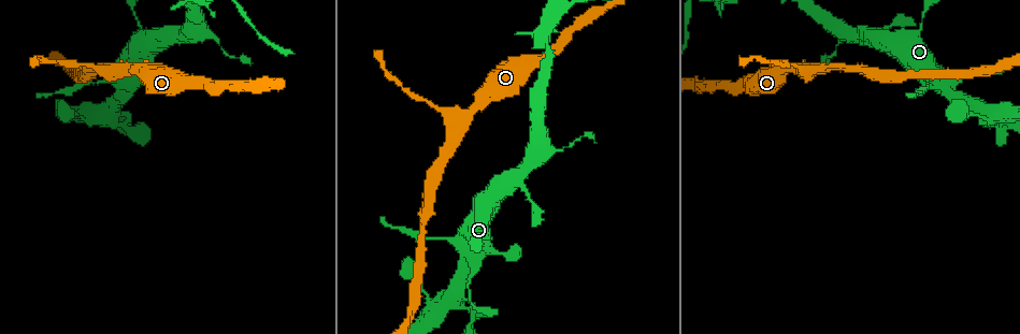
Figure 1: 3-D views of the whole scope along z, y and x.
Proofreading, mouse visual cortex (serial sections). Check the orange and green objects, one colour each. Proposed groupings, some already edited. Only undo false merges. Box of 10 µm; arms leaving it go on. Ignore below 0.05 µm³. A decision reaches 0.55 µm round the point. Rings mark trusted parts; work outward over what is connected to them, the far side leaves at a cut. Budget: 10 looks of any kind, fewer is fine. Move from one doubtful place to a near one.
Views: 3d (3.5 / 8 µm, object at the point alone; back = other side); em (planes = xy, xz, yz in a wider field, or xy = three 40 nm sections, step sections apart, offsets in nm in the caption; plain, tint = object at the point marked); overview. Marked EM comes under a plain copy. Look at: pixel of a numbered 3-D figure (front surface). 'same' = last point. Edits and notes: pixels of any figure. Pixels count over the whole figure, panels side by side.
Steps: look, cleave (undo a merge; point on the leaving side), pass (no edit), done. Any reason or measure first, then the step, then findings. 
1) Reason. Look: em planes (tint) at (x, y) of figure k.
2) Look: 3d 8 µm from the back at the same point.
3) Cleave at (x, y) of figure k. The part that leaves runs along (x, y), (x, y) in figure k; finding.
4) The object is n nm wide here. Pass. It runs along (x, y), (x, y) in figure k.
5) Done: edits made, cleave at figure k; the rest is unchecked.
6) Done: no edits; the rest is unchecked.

Look: 3d 3.5 µm at (436, 238) of figure 1.

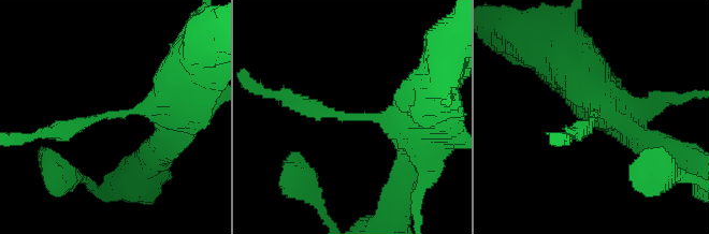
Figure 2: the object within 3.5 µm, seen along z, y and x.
Now the EM. Look: em xy step 3 (tint) at (354, 118) of figure 2.

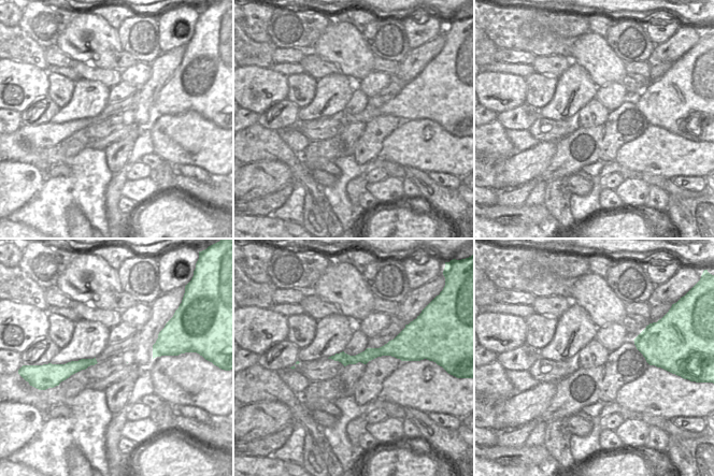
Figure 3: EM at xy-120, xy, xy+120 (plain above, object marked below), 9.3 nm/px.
Pass. It runs along (183, 90), (51, 133) in figure 2; one cell here.

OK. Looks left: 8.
Thin arm on a thick one. Look: 3d 8 µm at (114, 122) of figure 1.

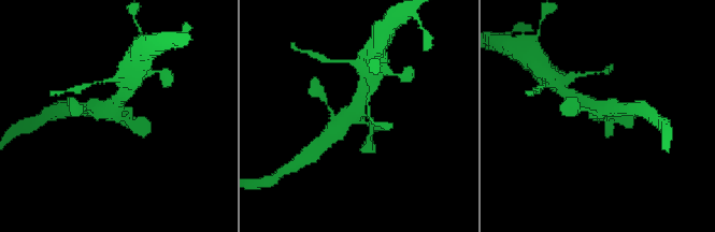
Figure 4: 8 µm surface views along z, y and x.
Now the EM. Look: em xy step 5 (tint) at the same point.

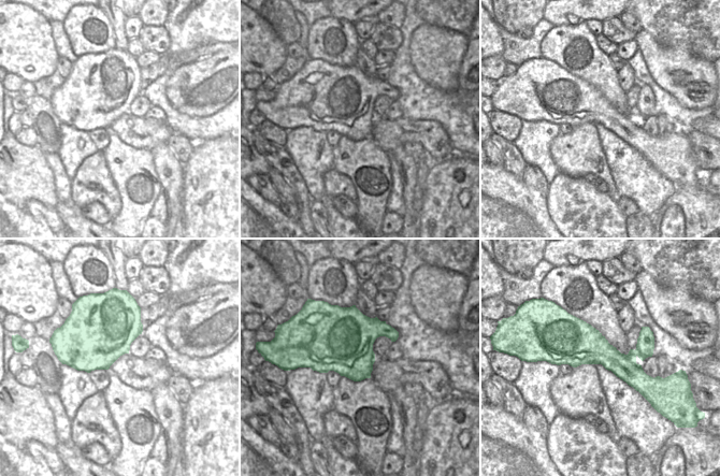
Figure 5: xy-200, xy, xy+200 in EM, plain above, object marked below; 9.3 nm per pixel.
Pass. Continuous, no second cell.

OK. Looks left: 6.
Abrupt turn. Look: 3d 3.5 µm at (505, 254) of figure 1.

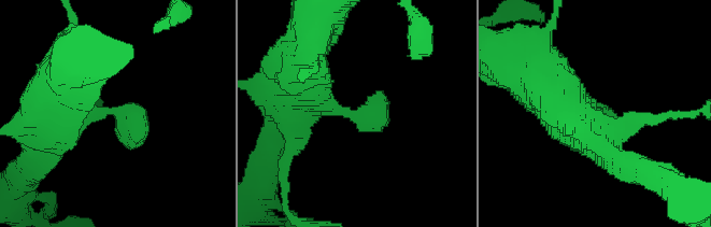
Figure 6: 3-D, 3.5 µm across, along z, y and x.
Shape alone is not enough. Look: em planes (tint) at (604, 112) of figure 6.

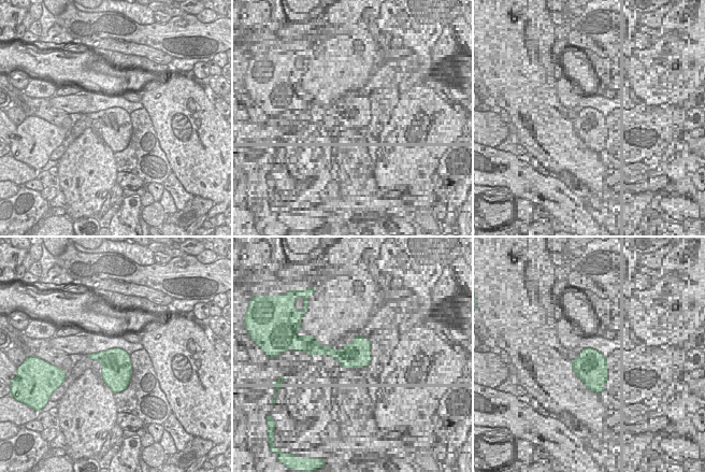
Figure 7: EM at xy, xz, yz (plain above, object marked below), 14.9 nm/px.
Pass. It runs along (50, 125), (118, 111), (129, 147) in figure 6; continuous, no second cell.

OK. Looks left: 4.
A fork. Look: 3d 3.5 µm at (122, 68) of figure 1.

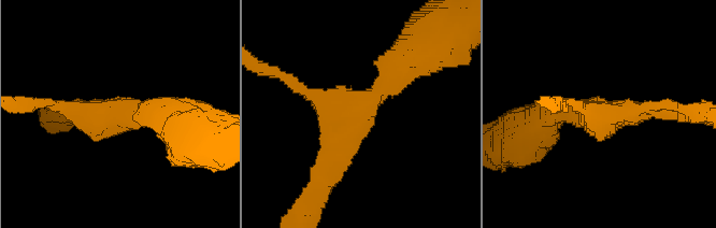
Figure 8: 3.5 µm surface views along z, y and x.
3 arms meet here; the arms are 200, 250, 400 nm wide. Look: em xy step 2 (tint) at (119, 115) of figure 8.

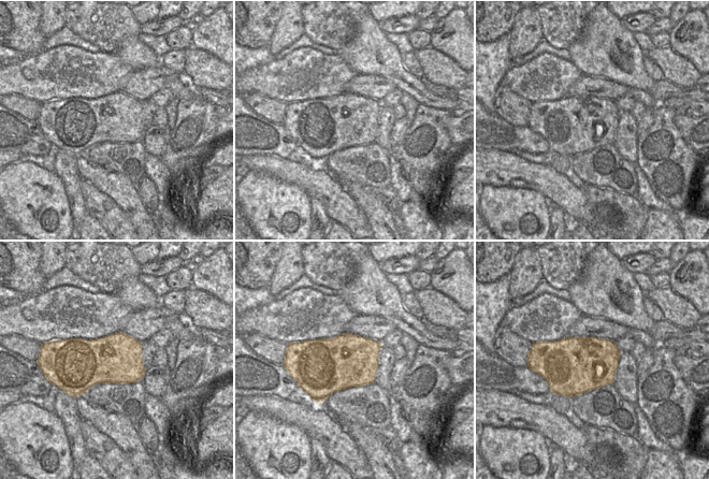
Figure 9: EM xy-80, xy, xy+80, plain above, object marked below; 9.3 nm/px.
Cut it another way. Look: em xy step 1 (tint) at the same point.

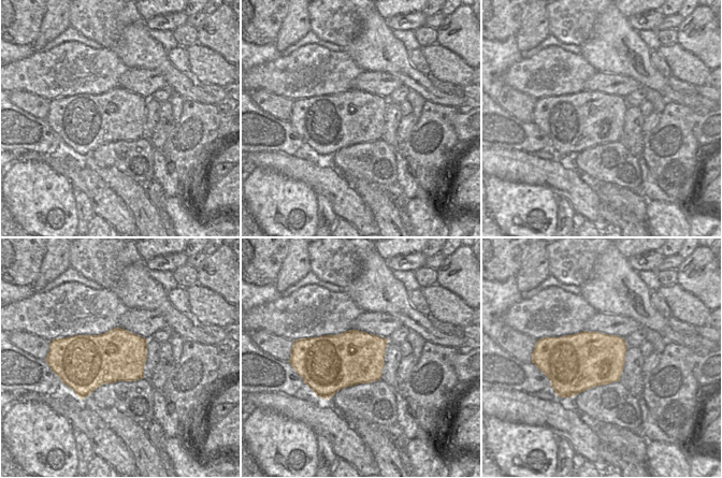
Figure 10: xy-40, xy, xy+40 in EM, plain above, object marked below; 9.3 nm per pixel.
Pass. It runs along (407, 61), (364, 102), (331, 180) in figure 8; continuous, no second cell.

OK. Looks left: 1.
Done: no edits; the rest is unchecked.

